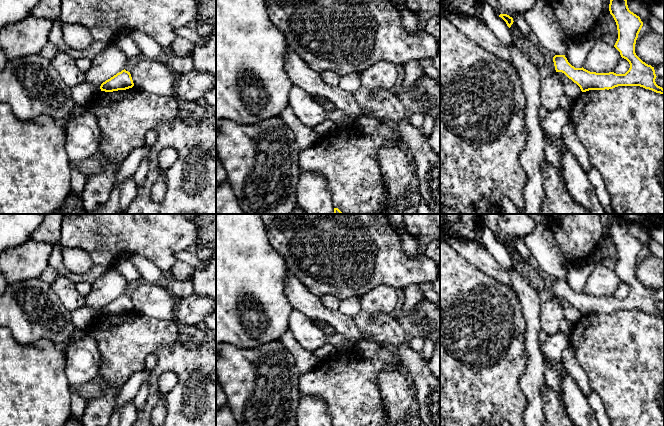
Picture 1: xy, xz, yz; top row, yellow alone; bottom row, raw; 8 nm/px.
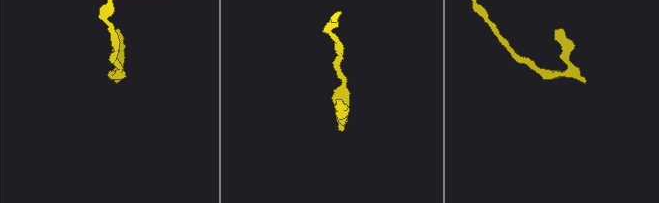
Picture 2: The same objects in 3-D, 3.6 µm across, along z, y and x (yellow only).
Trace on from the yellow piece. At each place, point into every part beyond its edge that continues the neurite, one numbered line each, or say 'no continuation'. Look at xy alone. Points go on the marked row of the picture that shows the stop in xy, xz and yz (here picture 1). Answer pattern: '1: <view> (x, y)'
no continuation

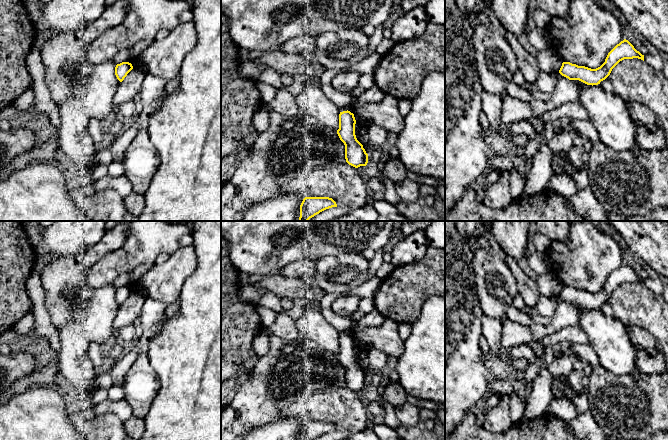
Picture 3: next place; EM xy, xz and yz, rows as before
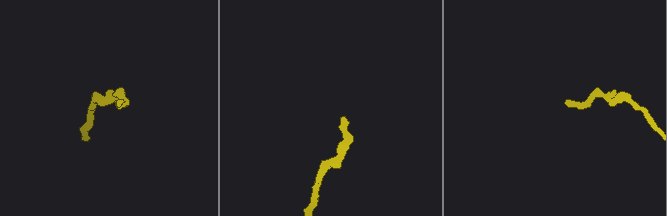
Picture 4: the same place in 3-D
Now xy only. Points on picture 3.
no continuation

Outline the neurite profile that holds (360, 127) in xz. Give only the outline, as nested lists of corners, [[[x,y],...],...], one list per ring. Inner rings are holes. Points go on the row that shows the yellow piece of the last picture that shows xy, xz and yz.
[[[354,114],[355,124],[355,135],[357,140],[364,145],[367,142],[367,126],[368,123],[362,122],[358,115]]]

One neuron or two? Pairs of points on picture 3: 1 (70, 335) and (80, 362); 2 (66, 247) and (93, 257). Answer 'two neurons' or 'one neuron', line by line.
1: one neuron
2: two neurons

